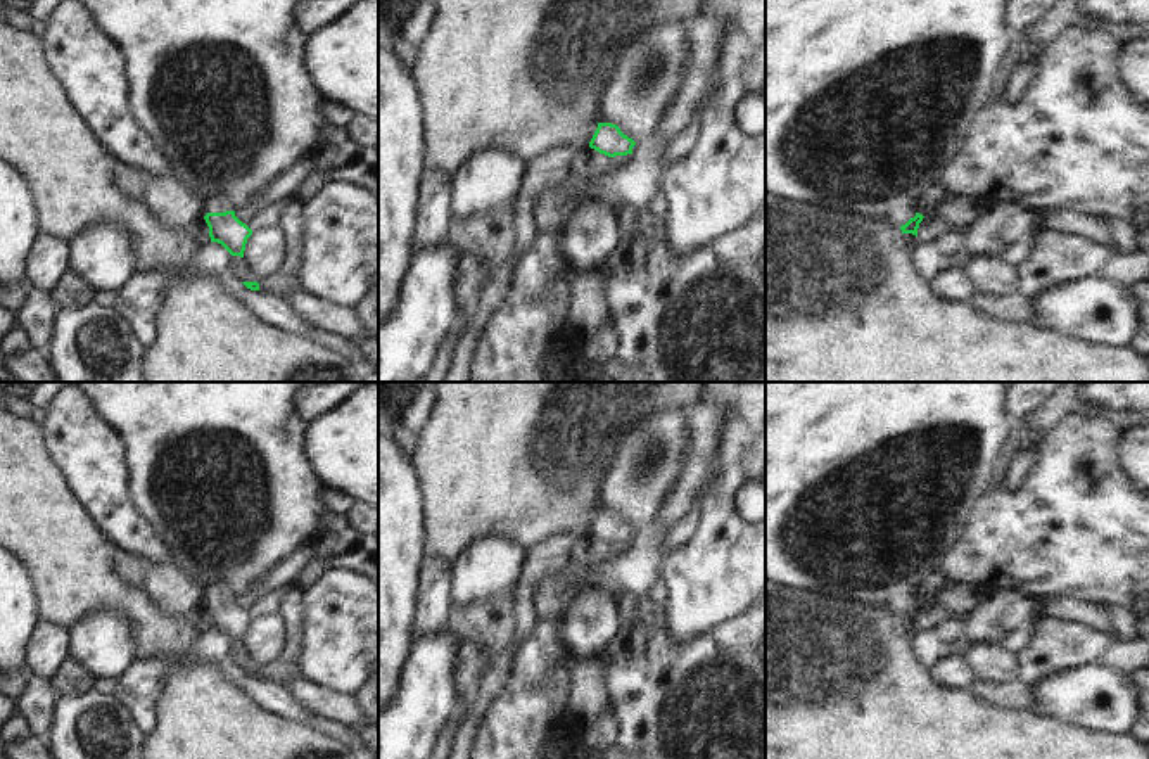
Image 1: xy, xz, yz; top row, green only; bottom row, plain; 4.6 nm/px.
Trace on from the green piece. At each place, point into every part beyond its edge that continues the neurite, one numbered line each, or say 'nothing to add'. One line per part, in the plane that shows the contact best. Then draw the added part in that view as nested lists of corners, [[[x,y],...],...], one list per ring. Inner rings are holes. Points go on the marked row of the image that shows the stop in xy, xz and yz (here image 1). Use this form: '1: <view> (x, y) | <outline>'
1: xy (216, 204) | [[[213,197],[204,202],[202,213],[225,213],[233,211],[232,206],[223,197]]]

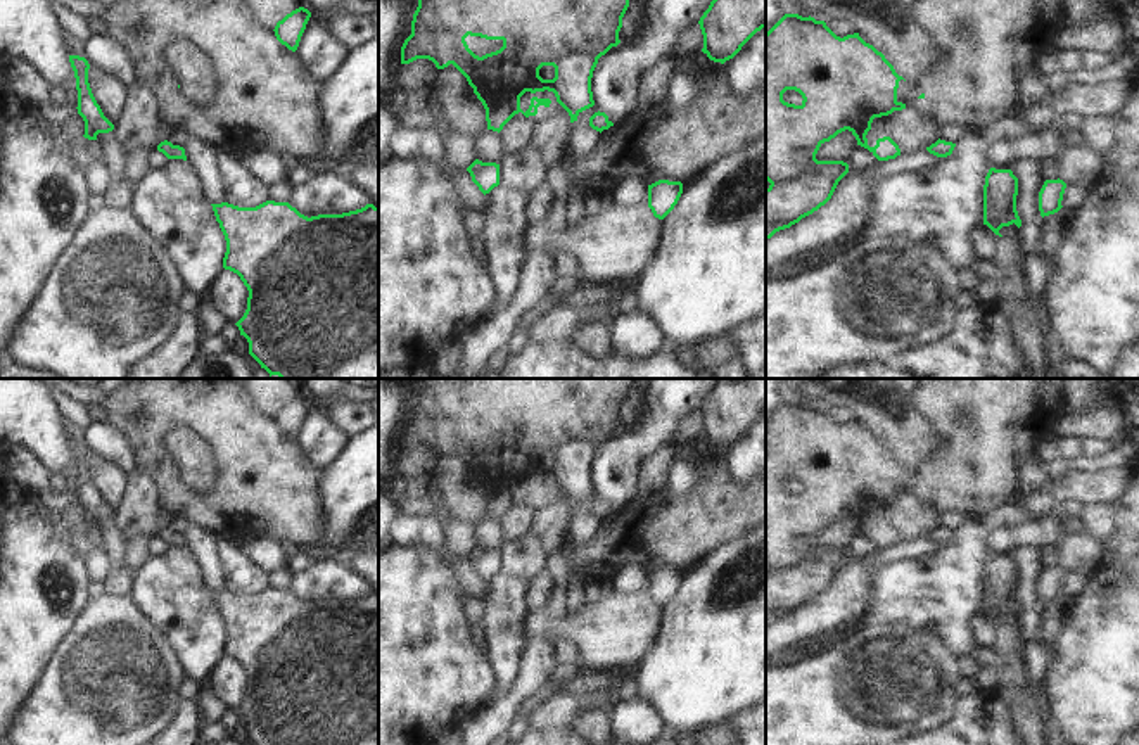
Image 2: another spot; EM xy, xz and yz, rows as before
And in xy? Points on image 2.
nothing to add

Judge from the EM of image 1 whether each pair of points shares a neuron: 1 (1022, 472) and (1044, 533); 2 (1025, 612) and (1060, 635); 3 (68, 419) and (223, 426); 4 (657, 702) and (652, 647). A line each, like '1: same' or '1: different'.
1: different
2: different
3: different
4: same

